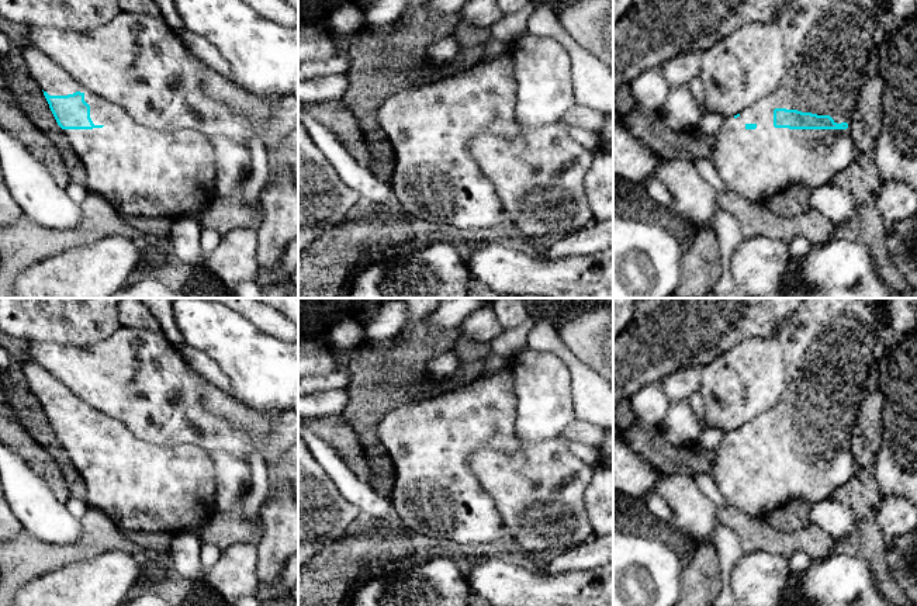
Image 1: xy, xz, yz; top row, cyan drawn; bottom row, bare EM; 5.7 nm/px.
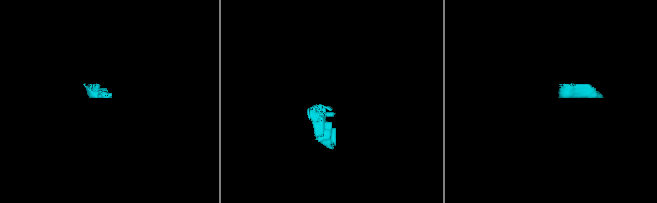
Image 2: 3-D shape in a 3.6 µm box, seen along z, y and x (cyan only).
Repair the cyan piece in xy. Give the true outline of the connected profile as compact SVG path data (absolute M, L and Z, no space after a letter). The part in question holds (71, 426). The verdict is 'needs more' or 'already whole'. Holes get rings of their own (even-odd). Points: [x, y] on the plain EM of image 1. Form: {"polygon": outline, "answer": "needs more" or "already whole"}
{"polygon": "M23 361L23 373L72 464L82 475L87 505L105 513L124 531L190 531L203 526L215 509L215 470L200 446L158 446L138 439L127 426L73 394L35 361Z", "answer": "needs more"}

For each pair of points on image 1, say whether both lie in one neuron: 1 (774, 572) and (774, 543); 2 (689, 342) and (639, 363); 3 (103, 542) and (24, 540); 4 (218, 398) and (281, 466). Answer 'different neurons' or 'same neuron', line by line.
1: different neurons
2: same neuron
3: same neuron
4: different neurons

